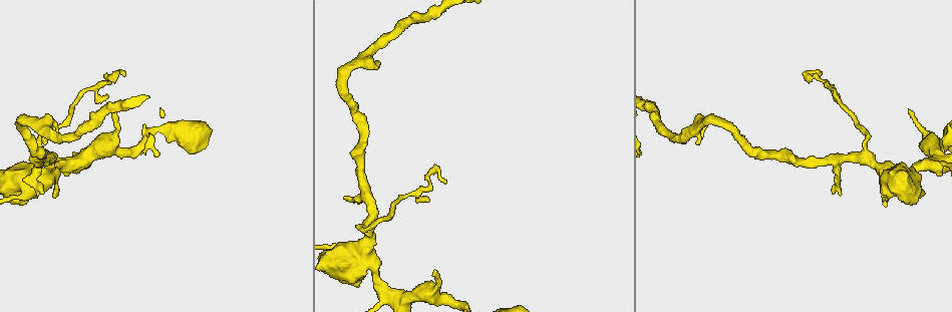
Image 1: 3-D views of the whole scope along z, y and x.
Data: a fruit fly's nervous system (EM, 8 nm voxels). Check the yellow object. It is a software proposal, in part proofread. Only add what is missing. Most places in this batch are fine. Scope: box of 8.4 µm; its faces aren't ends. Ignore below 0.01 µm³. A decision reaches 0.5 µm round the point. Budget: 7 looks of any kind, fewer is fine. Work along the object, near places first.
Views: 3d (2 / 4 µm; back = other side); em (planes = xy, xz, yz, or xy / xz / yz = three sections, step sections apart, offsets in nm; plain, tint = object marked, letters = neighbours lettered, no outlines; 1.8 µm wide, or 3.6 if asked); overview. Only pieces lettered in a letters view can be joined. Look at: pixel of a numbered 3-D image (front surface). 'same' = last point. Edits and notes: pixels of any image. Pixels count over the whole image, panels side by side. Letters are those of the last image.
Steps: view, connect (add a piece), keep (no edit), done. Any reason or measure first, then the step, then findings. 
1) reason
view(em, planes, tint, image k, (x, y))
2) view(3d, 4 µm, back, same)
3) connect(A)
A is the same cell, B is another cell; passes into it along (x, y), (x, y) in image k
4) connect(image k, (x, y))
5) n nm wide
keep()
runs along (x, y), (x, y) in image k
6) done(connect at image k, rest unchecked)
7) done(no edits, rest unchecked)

view(em, planes, letters, image 1, (435, 272))

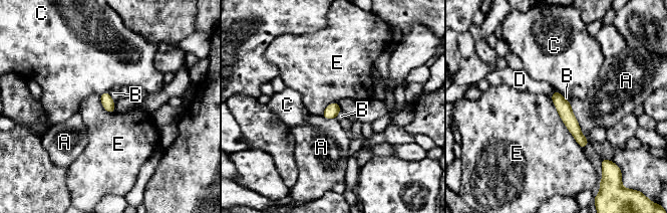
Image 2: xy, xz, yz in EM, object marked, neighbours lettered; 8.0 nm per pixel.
90 nm wide
connect(D)
D is the same cell, A, B, C and E are other cells; passes into it along (563, 105), (553, 92), (524, 82) in image 2; it goes on there

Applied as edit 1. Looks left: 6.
free end
view(3d, 4 µm, image 1, (53, 196))

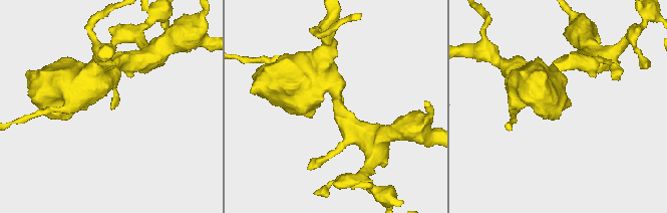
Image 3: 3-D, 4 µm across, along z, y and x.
view(em, 3.6 µm, yz, step 8, tint, image 3, (111, 106))

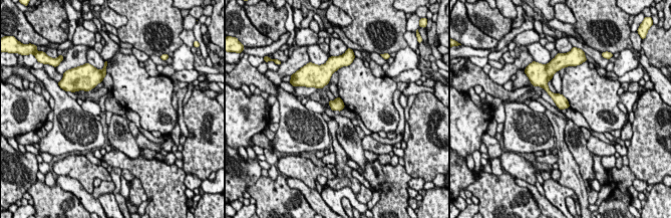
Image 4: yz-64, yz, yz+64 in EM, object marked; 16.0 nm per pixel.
another direction
view(em, 3.6 µm, planes, letters, same)

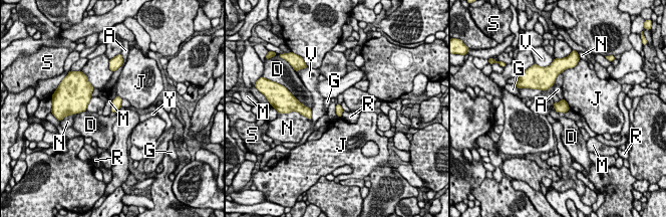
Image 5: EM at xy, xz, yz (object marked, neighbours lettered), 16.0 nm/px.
keep()
A, D, G, J, M, N, R, S, V and Y are other cells; border along (122, 99), (120, 106) in image 5; none of them fits

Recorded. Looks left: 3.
tapers out
view(3d, 4 µm, back, image 1, (444, 181))

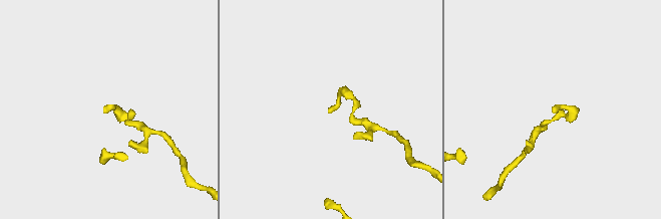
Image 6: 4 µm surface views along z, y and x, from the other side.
shape alone is not enough
view(em, xz, step 16, tint, image 6, (104, 111))

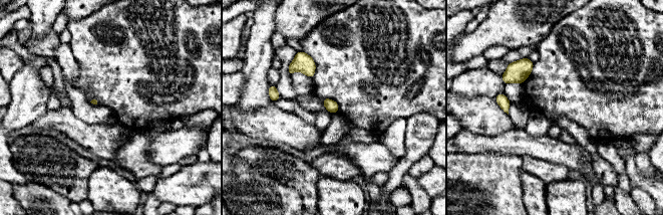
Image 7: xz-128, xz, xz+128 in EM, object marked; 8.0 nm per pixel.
another direction
view(em, planes, letters, same)

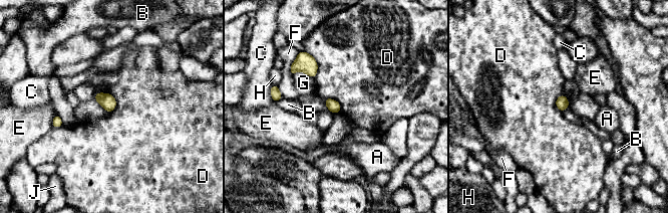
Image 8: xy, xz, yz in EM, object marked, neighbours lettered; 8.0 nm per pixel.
100 nm wide
keep()
A, B, C, D, E, F, G, H and J are other cells; border along (304, 51), (316, 61), (314, 78) in image 8; no lettered piece goes on from it

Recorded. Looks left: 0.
done(connect at image 2, rest unchecked)

